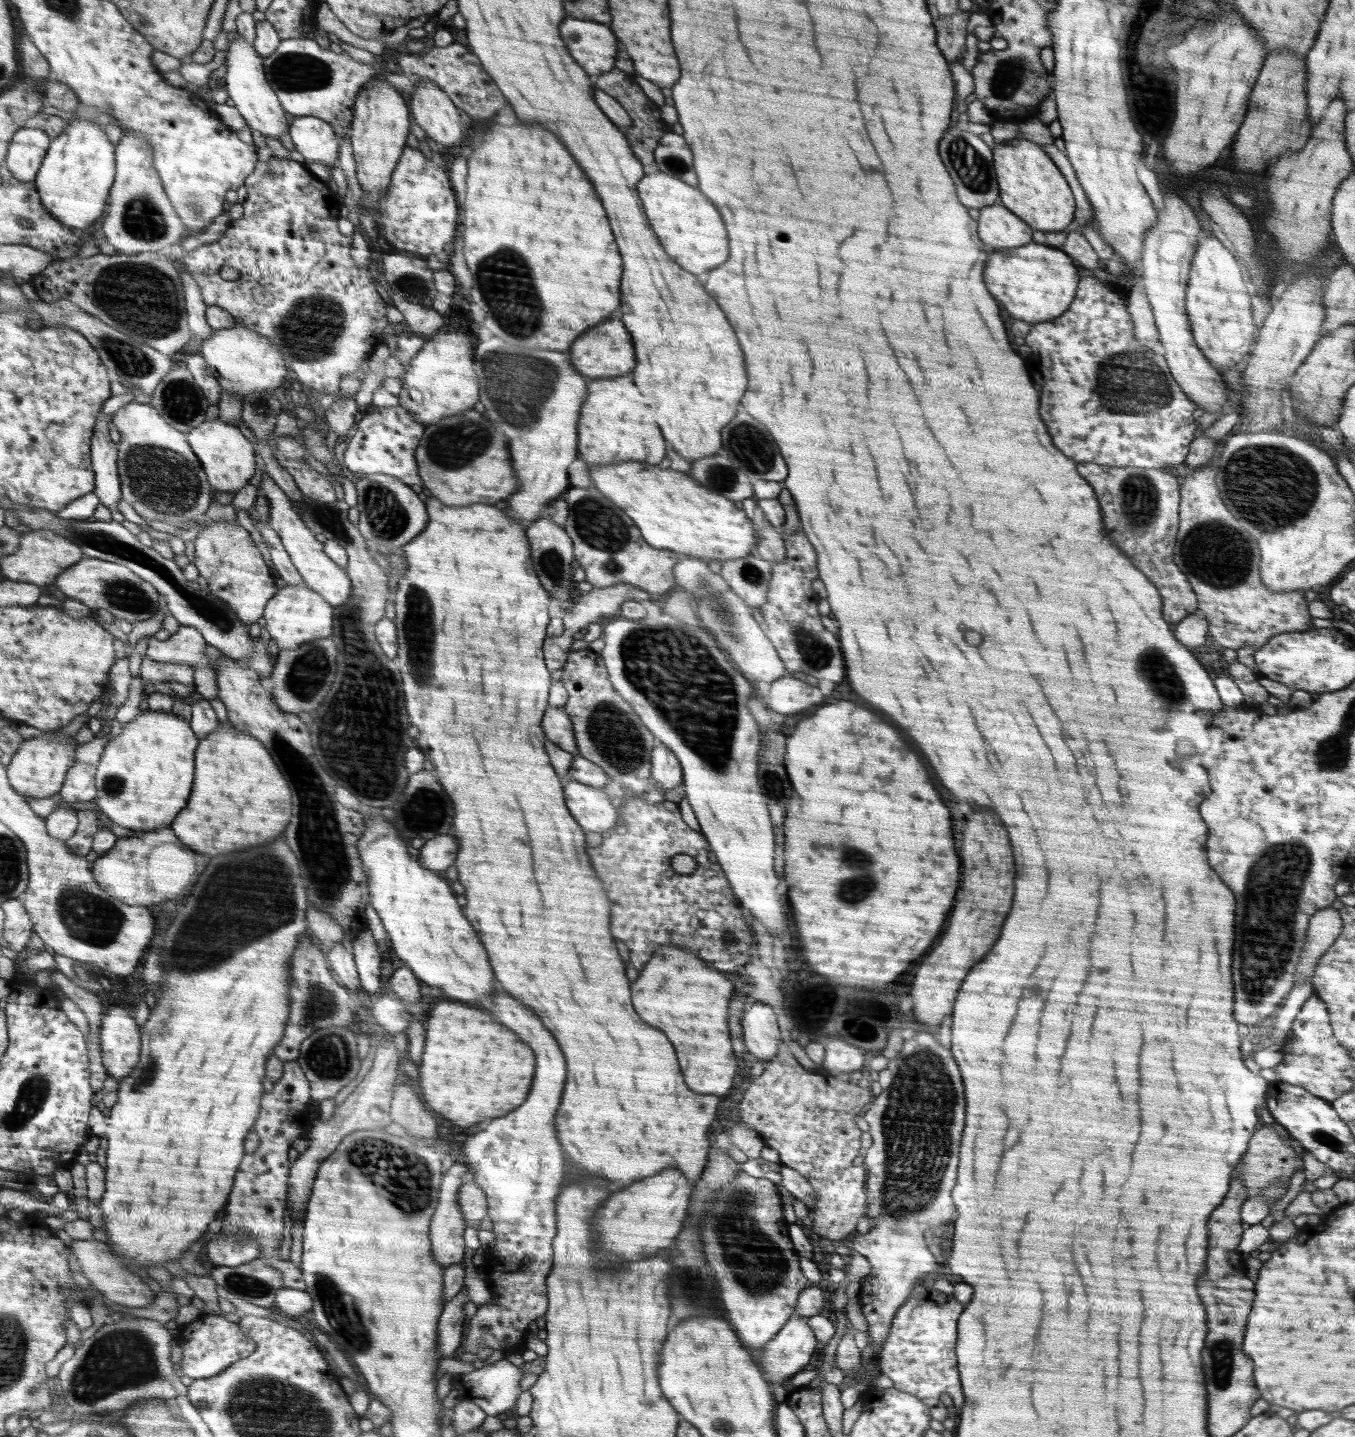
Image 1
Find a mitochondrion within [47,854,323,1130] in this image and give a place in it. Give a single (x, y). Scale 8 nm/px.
(88, 917)

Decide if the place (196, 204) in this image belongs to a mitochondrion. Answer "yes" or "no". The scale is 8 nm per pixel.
yes

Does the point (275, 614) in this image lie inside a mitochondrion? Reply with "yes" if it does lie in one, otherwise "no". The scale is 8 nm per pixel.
no

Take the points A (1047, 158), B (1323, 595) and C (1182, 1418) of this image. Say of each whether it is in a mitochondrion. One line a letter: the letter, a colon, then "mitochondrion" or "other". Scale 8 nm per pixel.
A: other
B: other
C: other

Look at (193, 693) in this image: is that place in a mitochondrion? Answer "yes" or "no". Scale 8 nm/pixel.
no

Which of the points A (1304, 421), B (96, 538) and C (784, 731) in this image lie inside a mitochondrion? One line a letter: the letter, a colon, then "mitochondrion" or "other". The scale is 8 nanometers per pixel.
A: other
B: mitochondrion
C: other

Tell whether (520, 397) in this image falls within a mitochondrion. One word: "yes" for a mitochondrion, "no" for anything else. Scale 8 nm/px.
yes

